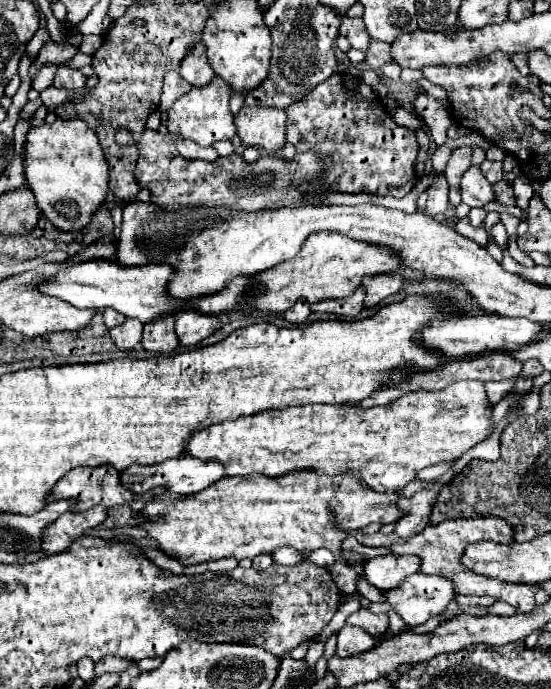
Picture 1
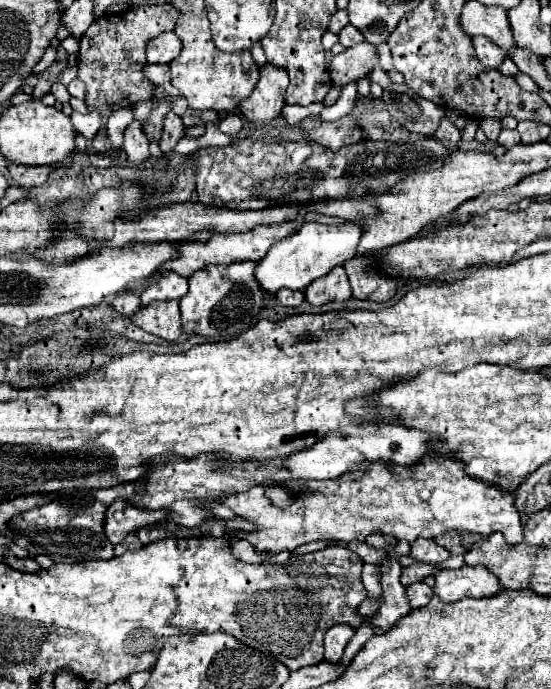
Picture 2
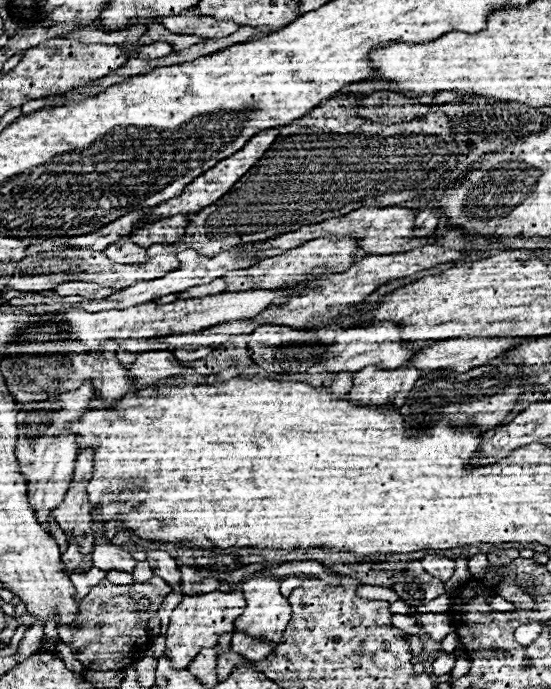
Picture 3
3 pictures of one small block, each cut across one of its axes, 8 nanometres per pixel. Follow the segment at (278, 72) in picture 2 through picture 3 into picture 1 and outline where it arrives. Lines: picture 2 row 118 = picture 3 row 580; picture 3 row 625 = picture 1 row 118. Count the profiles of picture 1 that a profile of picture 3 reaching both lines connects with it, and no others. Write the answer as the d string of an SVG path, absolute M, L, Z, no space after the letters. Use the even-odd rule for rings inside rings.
M242 108L234 116L238 136L248 146L276 154L286 142L286 112L278 108Z

